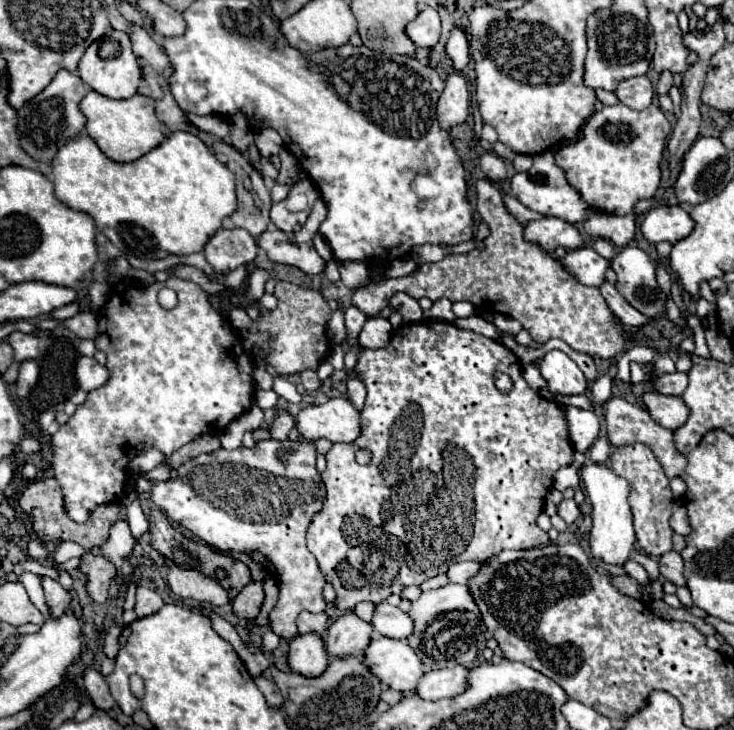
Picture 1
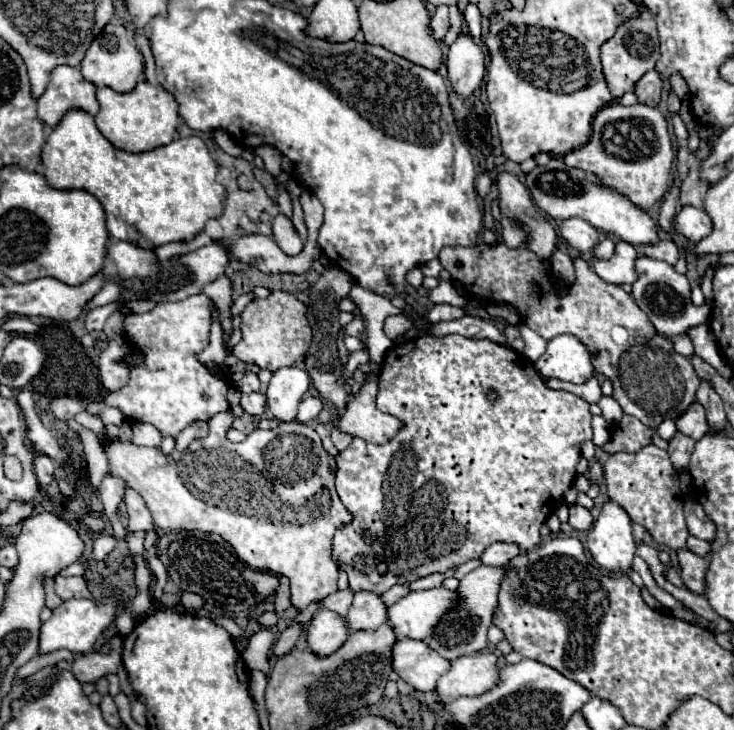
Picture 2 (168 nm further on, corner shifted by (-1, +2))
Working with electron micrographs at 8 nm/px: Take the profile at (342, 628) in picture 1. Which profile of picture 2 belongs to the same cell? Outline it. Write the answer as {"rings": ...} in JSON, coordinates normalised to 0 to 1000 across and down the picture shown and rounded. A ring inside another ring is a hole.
{"rings":[[[490,810],[482,815],[480,832],[471,842],[471,853],[477,864],[512,864],[520,853],[526,853],[526,829],[515,815]]]}

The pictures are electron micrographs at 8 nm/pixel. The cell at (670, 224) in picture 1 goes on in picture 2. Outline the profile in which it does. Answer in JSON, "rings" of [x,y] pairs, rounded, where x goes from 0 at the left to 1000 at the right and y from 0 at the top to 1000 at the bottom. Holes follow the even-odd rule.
{"rings":[[[929,284],[918,297],[916,297],[916,311],[921,319],[932,322],[940,333],[954,330],[970,316],[970,303],[967,297],[948,284]]]}

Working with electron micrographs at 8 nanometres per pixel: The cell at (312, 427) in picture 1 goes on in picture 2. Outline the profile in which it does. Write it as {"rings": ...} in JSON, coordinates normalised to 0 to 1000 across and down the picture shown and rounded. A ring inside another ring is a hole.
{"rings":[[[501,522],[493,533],[474,549],[474,558],[460,566],[452,579],[460,590],[474,593],[480,599],[490,599],[504,607],[526,607],[531,604],[548,579],[512,560],[512,533],[515,522]]]}

